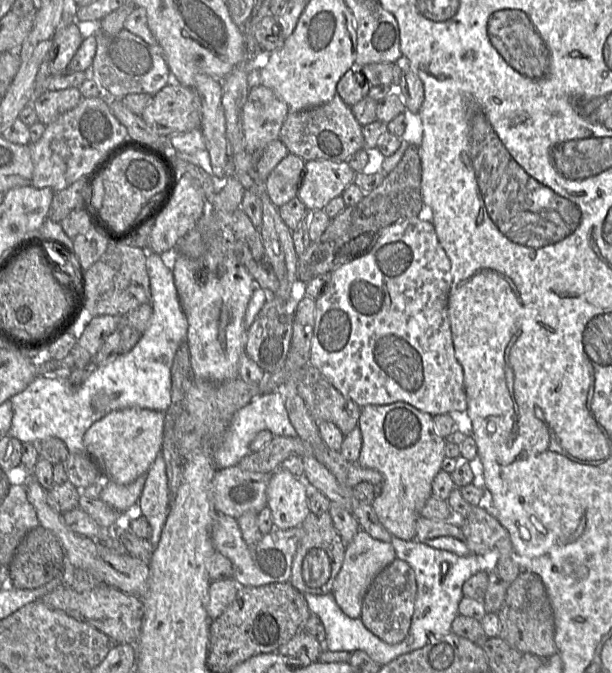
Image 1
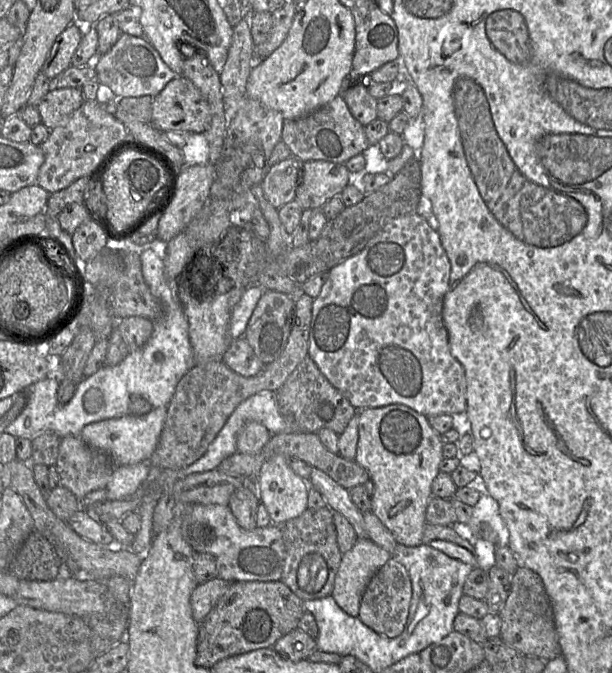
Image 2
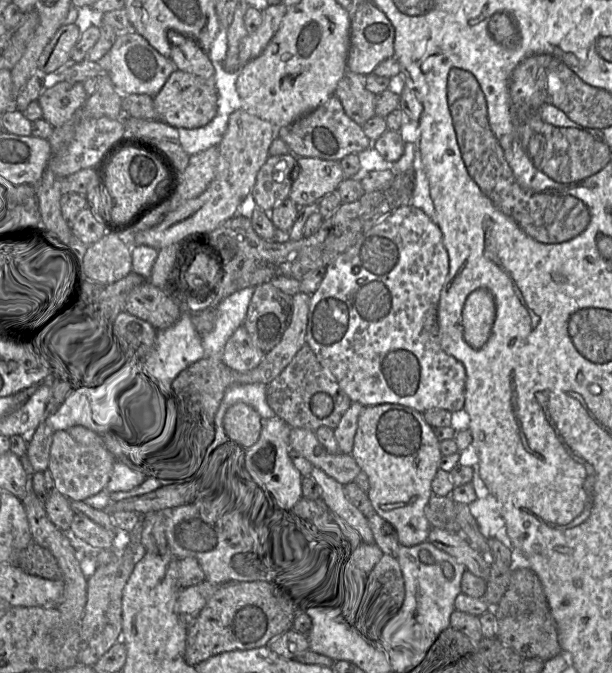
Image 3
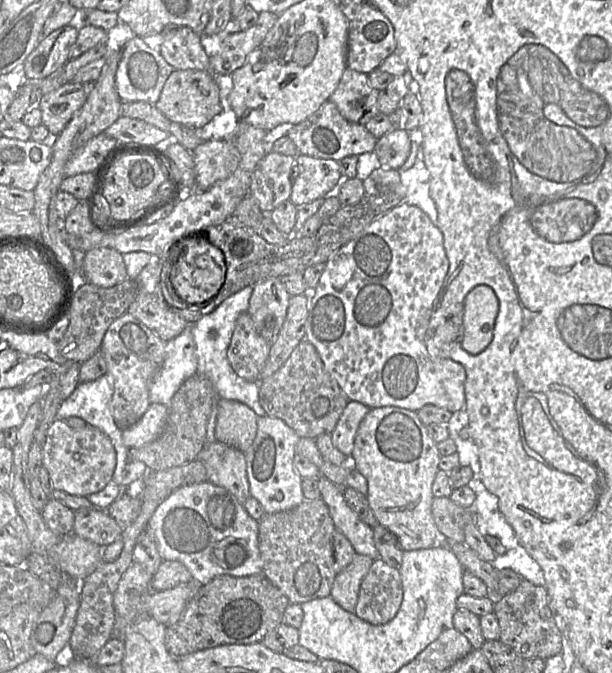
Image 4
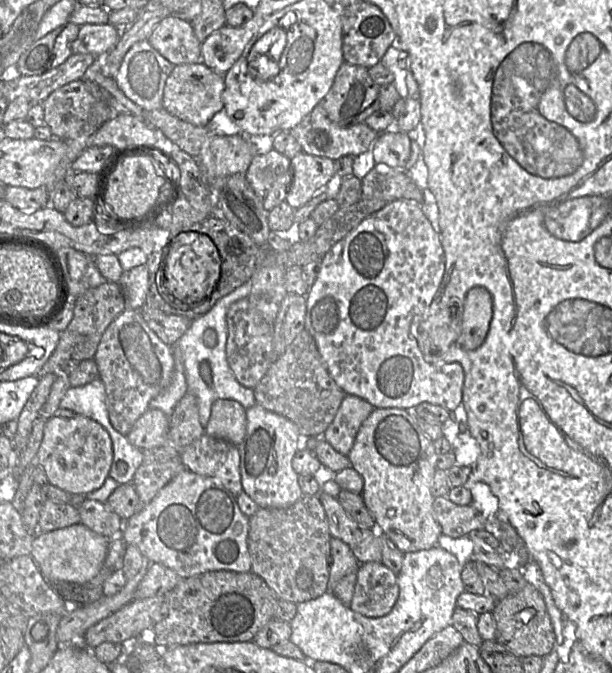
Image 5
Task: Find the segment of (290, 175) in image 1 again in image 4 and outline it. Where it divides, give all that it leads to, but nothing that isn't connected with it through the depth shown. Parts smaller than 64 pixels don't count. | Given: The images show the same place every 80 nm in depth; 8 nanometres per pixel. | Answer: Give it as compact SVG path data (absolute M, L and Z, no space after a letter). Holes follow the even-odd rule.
M273 151L257 163L251 177L249 194L254 197L265 214L269 214L290 198L290 174L294 164L295 157Z

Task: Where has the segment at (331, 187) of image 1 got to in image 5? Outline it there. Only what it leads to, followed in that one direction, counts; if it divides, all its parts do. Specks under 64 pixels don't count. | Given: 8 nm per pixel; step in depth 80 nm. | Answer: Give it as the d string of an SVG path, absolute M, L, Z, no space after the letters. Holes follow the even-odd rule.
M301 152L291 163L292 181L285 200L297 210L318 192L326 192L327 184L336 174L335 161Z

